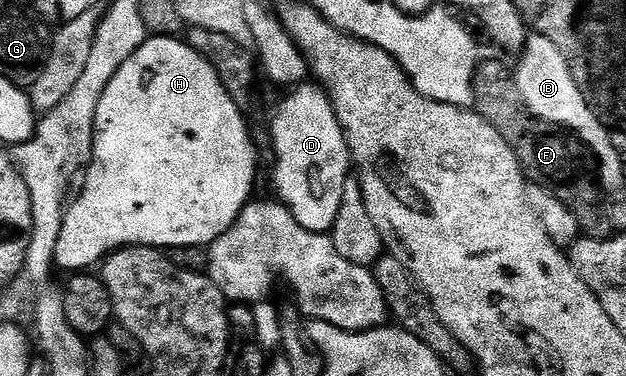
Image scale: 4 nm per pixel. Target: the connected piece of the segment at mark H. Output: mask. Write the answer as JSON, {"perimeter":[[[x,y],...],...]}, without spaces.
{"perimeter":[[[151,36],[145,40],[131,57],[122,64],[120,71],[108,83],[104,95],[98,104],[96,119],[94,120],[94,152],[88,168],[85,170],[86,182],[82,185],[82,194],[78,198],[69,202],[62,218],[62,230],[60,240],[56,243],[54,252],[55,266],[60,270],[74,269],[70,271],[86,271],[97,266],[106,260],[111,253],[116,253],[120,249],[125,249],[132,245],[144,245],[147,247],[157,247],[162,251],[169,251],[180,248],[183,245],[209,246],[232,223],[238,220],[240,211],[245,205],[250,204],[254,189],[254,180],[258,177],[258,153],[254,150],[254,141],[250,138],[250,129],[246,126],[243,110],[238,108],[237,103],[228,95],[220,75],[208,63],[208,59],[201,57],[198,52],[187,45],[185,40],[178,37],[155,37]]]}

